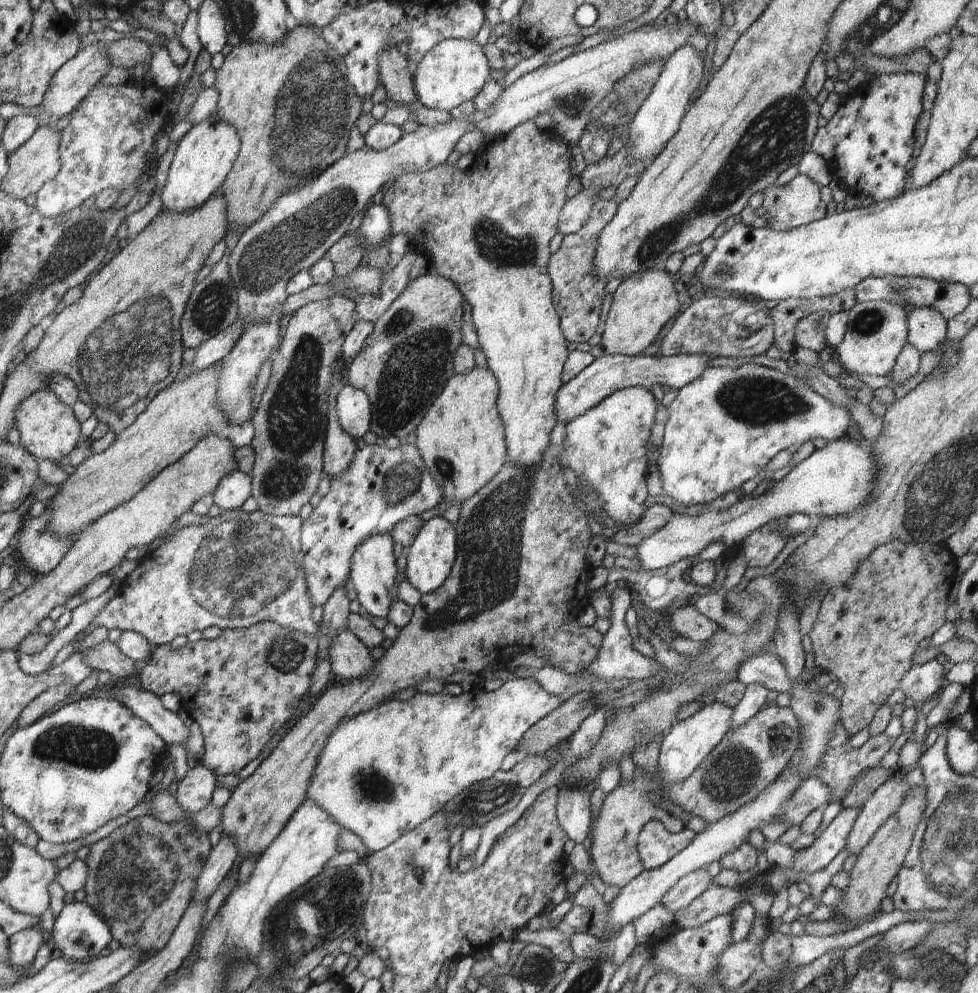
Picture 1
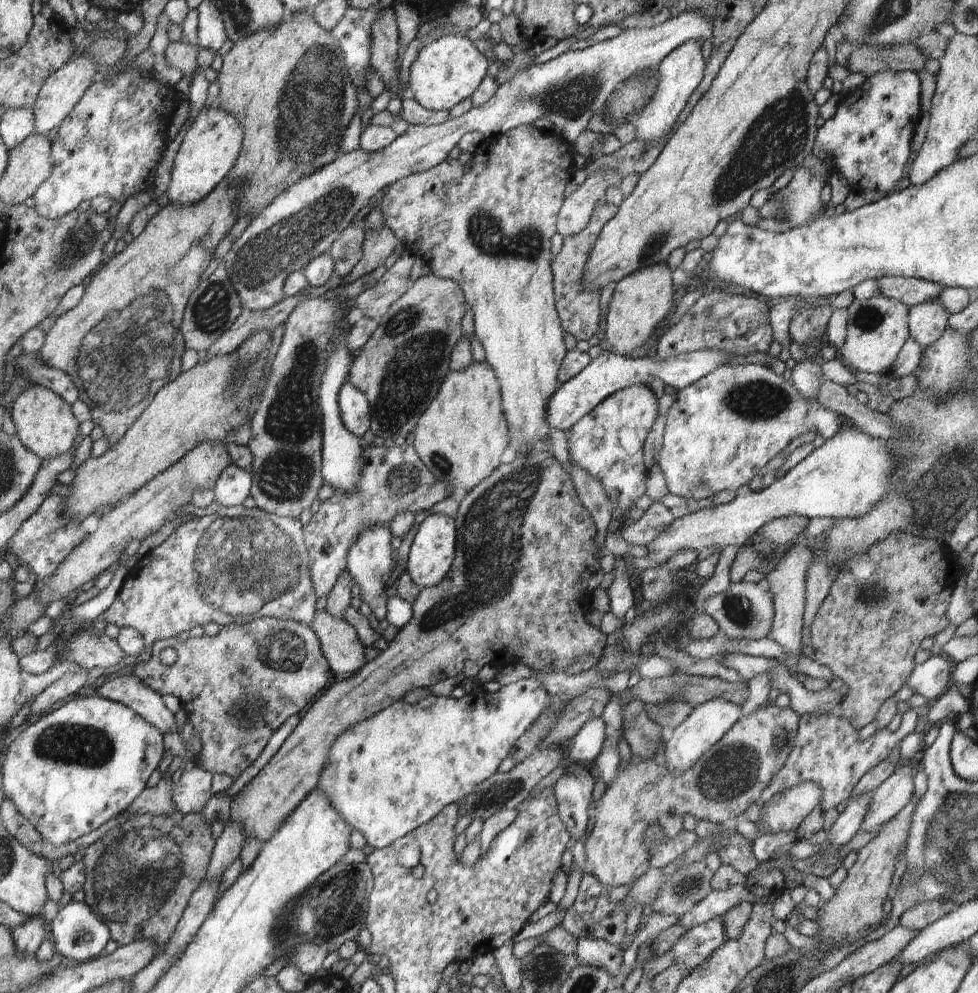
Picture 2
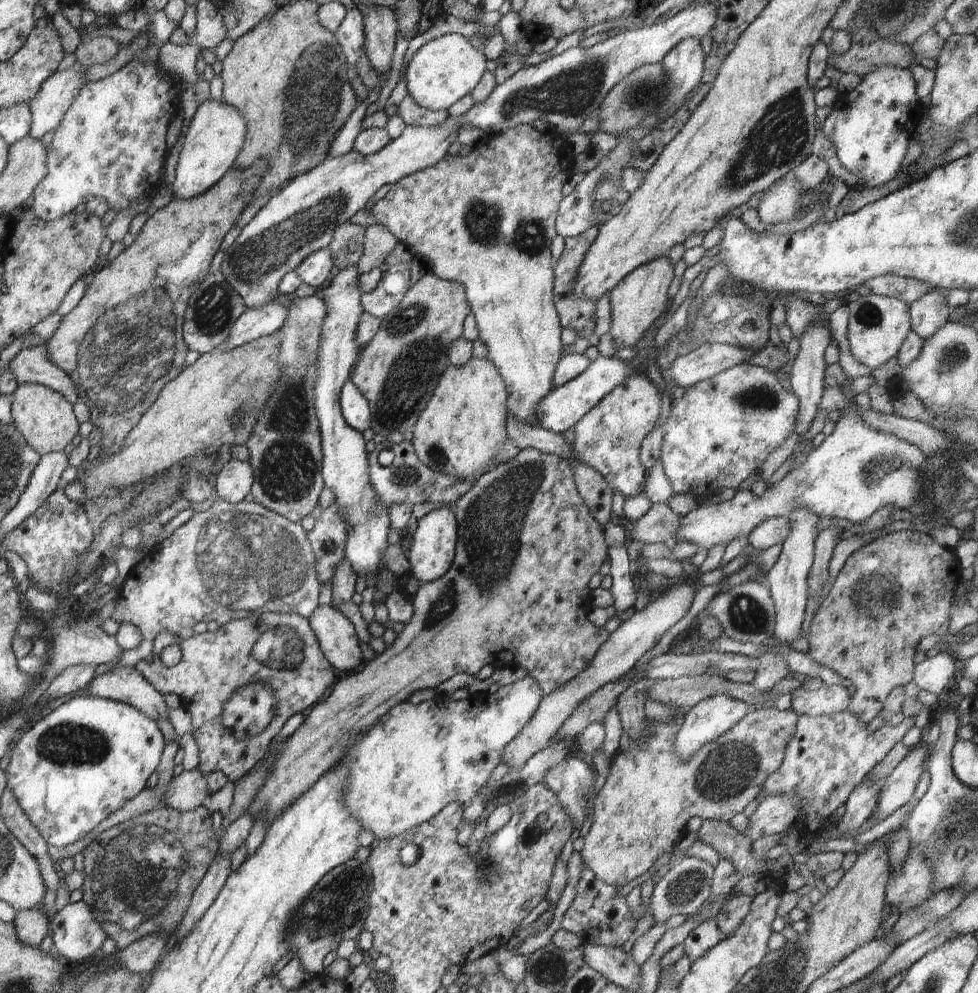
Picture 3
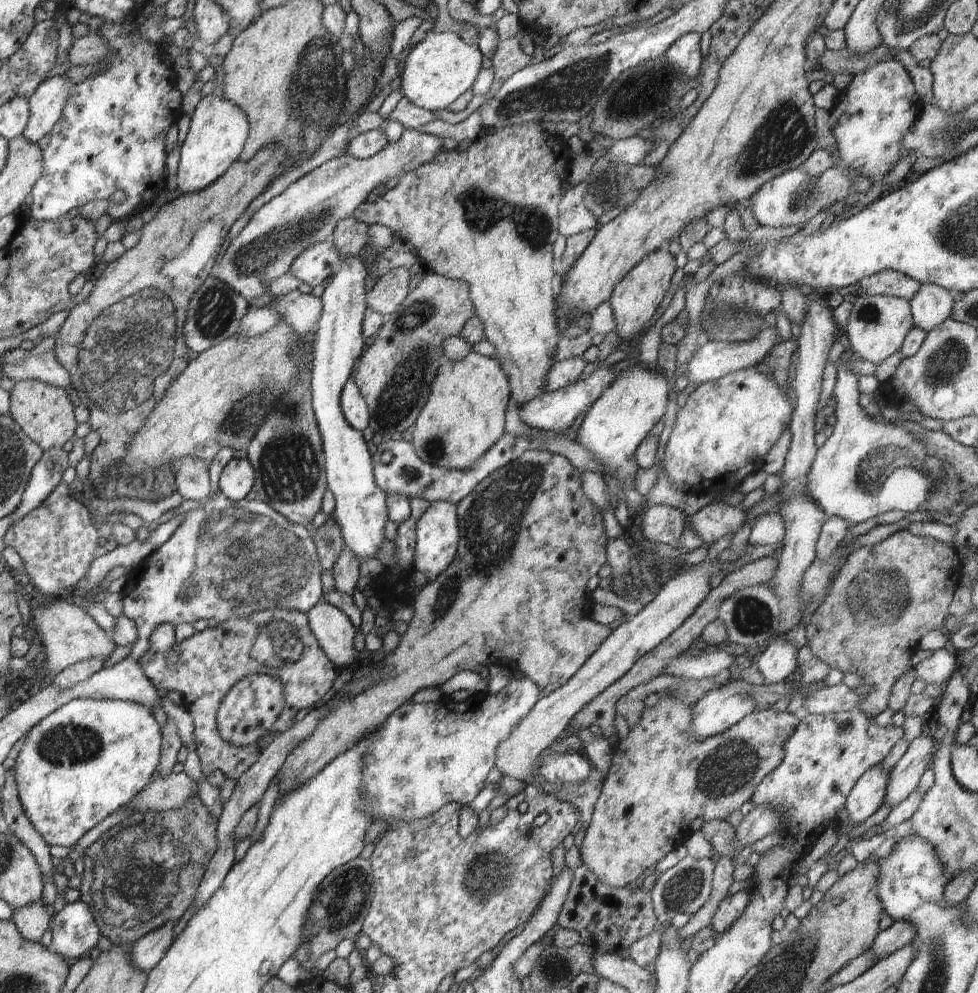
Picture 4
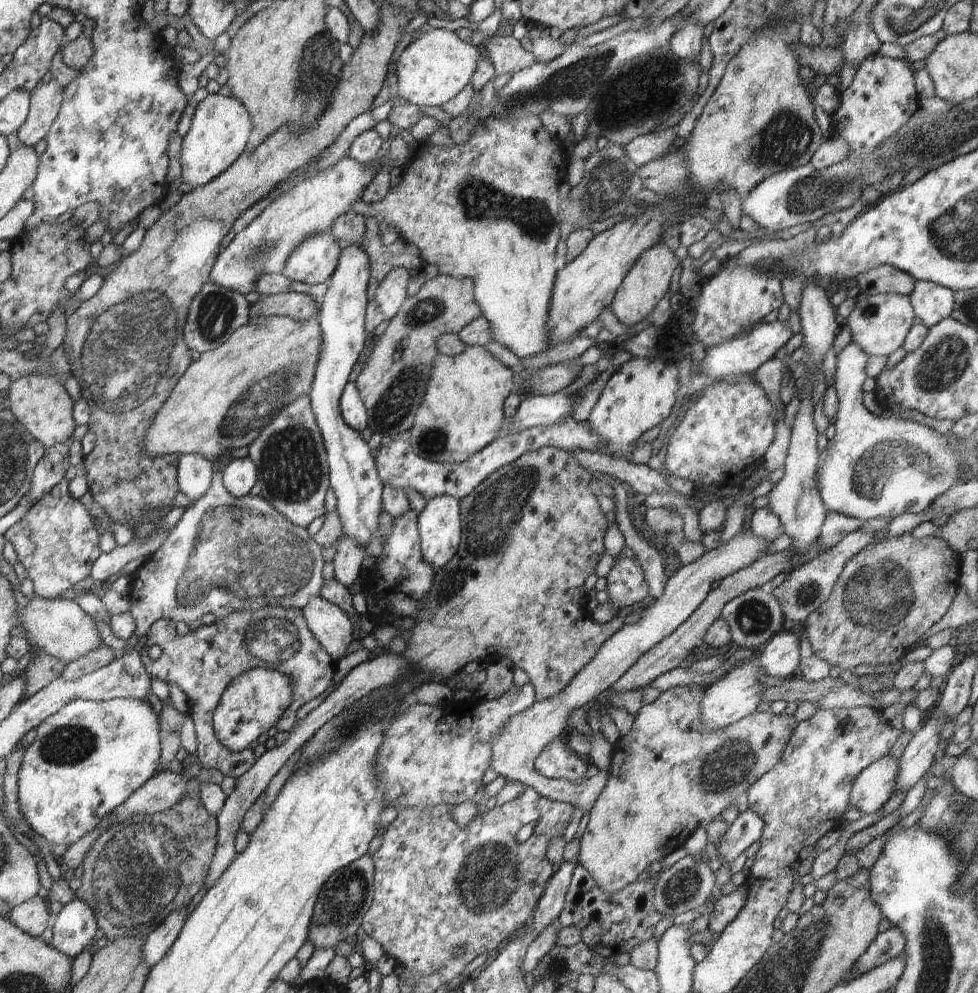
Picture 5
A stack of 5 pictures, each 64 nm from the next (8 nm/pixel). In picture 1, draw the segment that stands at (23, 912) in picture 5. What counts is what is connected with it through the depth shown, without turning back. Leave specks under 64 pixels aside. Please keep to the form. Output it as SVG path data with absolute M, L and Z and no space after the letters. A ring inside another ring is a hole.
M38 925L9 936L10 964L16 966L14 970L28 968L34 962L38 949L46 942L49 942L48 937Z

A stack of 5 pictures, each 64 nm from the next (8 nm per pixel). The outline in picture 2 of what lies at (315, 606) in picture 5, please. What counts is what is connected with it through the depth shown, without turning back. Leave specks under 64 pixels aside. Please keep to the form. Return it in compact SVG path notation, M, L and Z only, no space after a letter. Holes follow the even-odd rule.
M325 609L317 610L310 628L320 641L332 675L354 675L367 663L356 630L344 618L332 618Z

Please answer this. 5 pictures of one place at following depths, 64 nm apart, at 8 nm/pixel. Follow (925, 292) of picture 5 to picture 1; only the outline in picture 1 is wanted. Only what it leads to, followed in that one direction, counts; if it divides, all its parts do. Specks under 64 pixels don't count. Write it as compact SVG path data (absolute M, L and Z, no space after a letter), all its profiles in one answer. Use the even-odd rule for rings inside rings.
M930 306L913 307L907 313L908 342L921 353L936 351L946 340L947 321Z

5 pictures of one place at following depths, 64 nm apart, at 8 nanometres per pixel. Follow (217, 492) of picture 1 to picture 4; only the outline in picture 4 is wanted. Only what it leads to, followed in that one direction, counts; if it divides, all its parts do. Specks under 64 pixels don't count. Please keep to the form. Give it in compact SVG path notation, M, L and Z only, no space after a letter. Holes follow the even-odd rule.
M248 459L230 460L220 474L220 492L232 502L240 501L248 496L254 488L256 476Z

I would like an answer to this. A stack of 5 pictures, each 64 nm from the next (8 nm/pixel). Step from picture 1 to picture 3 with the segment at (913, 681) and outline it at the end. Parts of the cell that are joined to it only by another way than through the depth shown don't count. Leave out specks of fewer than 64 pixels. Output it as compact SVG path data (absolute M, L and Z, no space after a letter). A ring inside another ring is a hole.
M943 648L936 656L915 664L914 684L920 690L926 690L940 698L944 697L948 687L959 675L954 658L948 655Z

